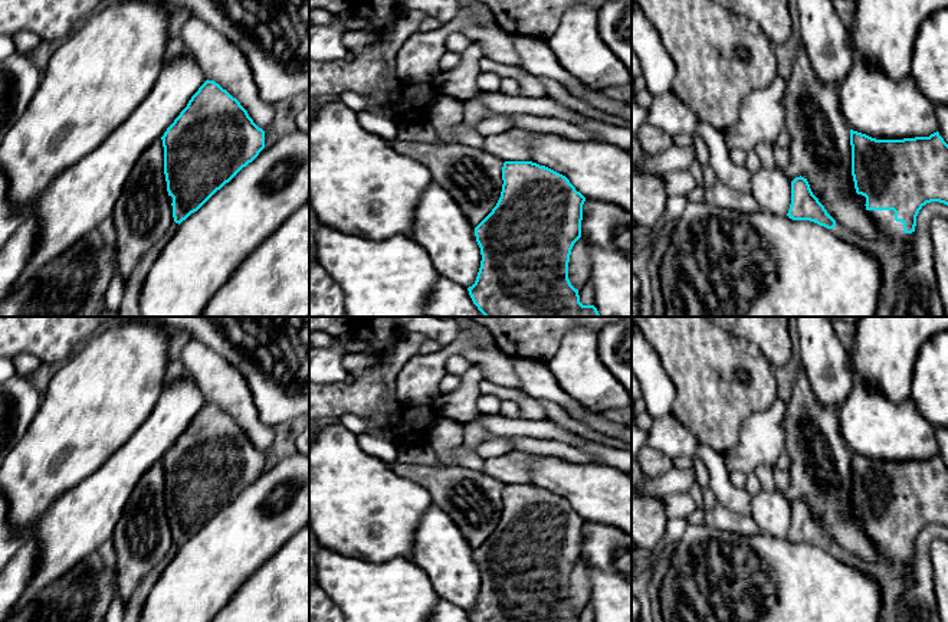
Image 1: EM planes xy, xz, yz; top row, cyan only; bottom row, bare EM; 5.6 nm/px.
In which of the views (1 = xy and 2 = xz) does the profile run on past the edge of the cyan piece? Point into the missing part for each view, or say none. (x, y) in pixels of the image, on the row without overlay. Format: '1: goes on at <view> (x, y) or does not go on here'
1: goes on at xy (133, 609)
2: does not go on here

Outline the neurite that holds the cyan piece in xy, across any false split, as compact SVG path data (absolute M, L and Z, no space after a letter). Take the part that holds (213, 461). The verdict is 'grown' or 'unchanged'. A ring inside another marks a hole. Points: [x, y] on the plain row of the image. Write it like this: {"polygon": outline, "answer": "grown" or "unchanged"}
{"polygon": "M209 402L161 462L174 543L168 554L140 580L125 603L122 622L140 622L147 596L178 547L265 471L265 454L253 445L236 420Z", "answer": "grown"}

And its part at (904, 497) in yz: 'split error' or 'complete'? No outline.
split error

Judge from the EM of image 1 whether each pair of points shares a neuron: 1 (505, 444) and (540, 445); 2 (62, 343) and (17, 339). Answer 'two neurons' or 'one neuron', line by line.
1: two neurons
2: one neuron

